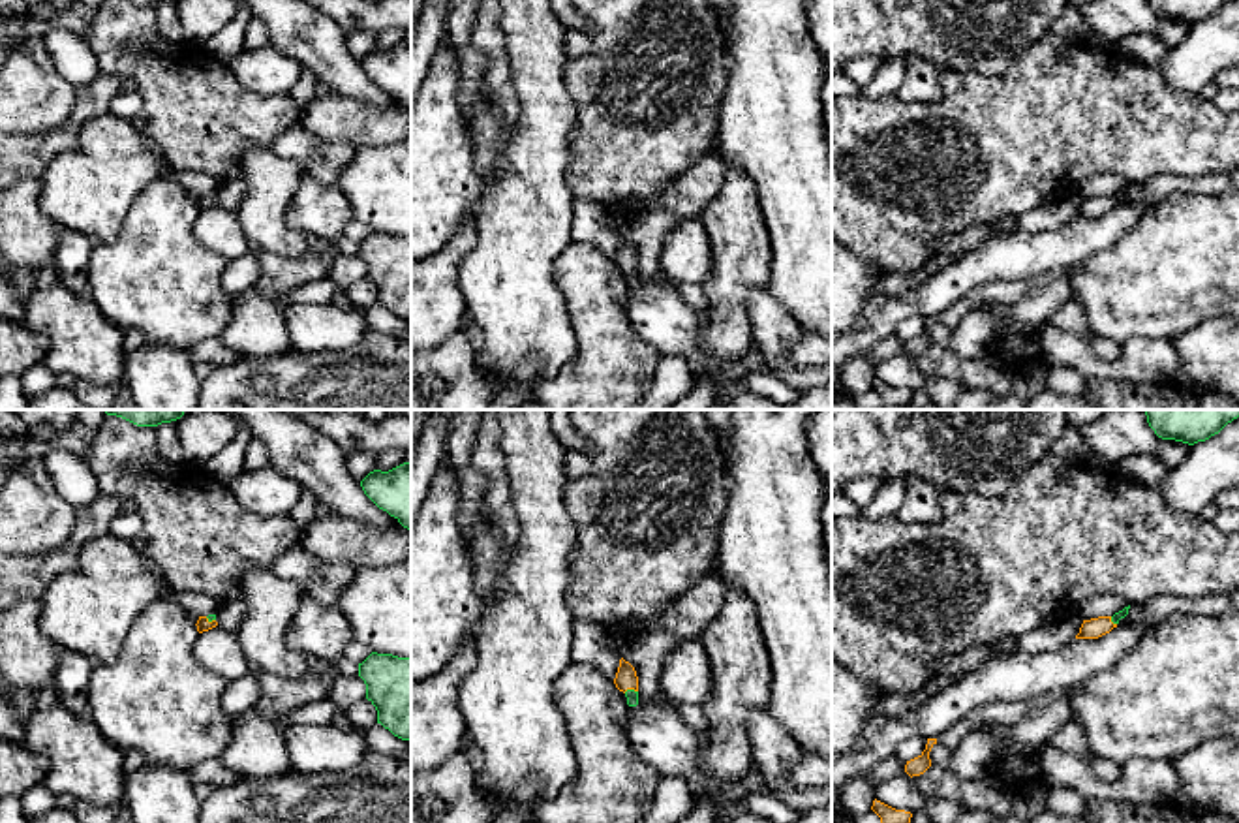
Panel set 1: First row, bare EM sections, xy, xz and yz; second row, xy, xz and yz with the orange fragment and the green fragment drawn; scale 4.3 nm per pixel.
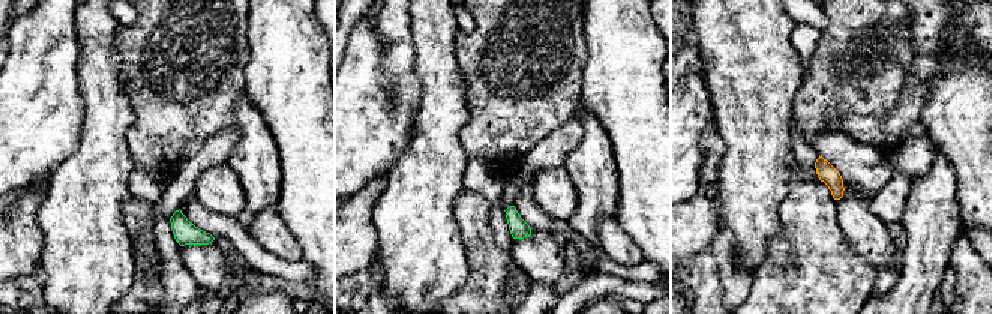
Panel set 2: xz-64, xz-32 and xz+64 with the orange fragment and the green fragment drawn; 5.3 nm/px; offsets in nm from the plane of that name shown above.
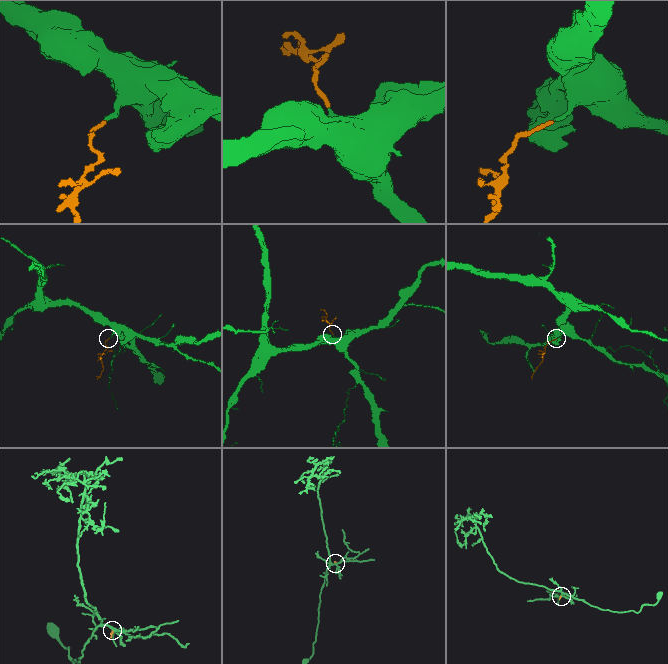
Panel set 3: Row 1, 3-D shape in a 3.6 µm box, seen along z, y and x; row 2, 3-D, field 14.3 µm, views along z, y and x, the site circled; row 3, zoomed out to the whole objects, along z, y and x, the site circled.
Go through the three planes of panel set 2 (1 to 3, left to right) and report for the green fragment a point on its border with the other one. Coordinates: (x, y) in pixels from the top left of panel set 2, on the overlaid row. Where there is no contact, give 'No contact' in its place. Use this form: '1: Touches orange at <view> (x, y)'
1: No contact
2: No contact
3: No contact

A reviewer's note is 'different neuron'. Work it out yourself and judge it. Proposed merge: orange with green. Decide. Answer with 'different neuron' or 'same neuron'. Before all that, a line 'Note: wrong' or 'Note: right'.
Note: wrong
same neuron

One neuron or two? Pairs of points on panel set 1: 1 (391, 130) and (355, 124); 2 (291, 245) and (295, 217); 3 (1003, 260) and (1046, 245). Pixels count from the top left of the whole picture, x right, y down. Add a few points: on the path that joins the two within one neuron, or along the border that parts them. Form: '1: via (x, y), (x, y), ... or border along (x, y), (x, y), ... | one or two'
1: via (382, 126), (365, 124) | one
2: border along (297, 186), (286, 211), (286, 222), (312, 239) | two
3: via (1014, 256), (1035, 254) | one

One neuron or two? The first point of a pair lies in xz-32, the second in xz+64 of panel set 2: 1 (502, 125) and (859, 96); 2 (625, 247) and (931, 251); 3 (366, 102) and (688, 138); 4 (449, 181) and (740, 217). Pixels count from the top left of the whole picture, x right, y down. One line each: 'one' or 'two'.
1: one
2: two
3: one
4: one

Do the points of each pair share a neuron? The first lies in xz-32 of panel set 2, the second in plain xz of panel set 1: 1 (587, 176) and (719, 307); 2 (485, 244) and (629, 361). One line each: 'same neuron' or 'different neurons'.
1: same neuron
2: same neuron

